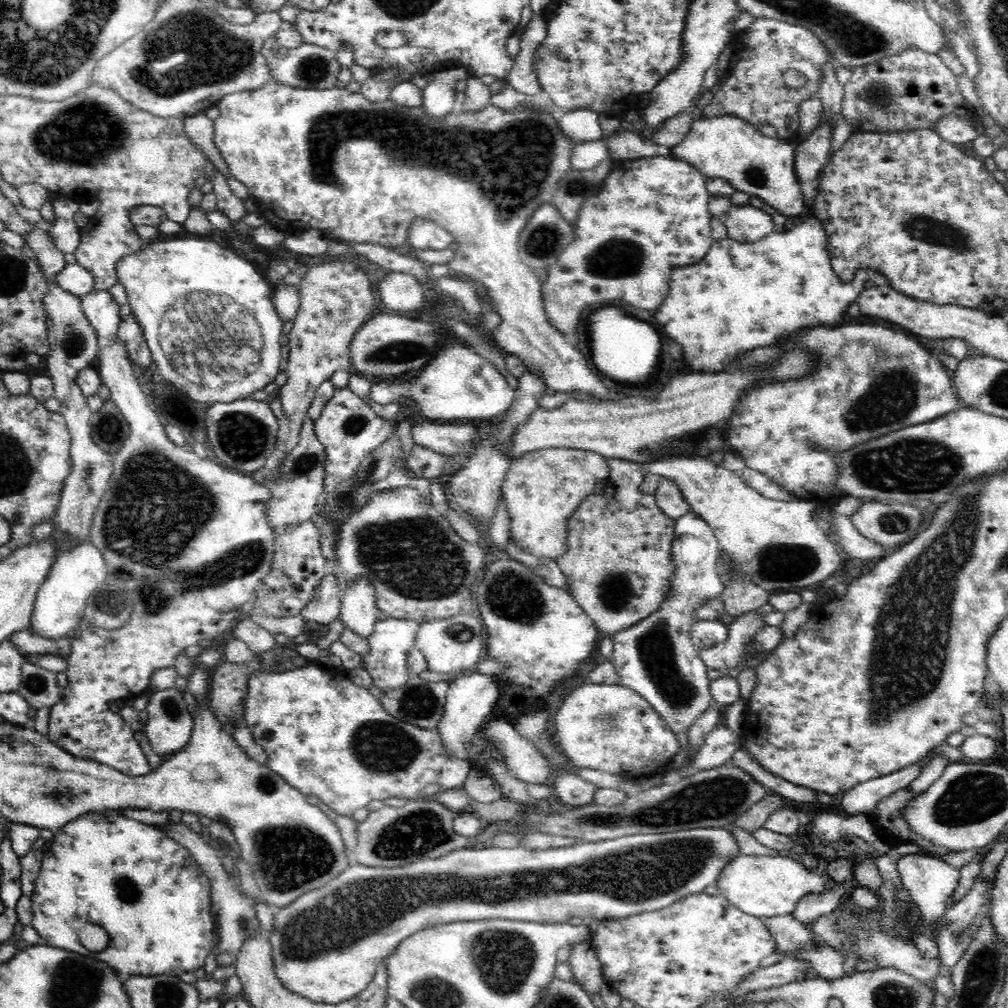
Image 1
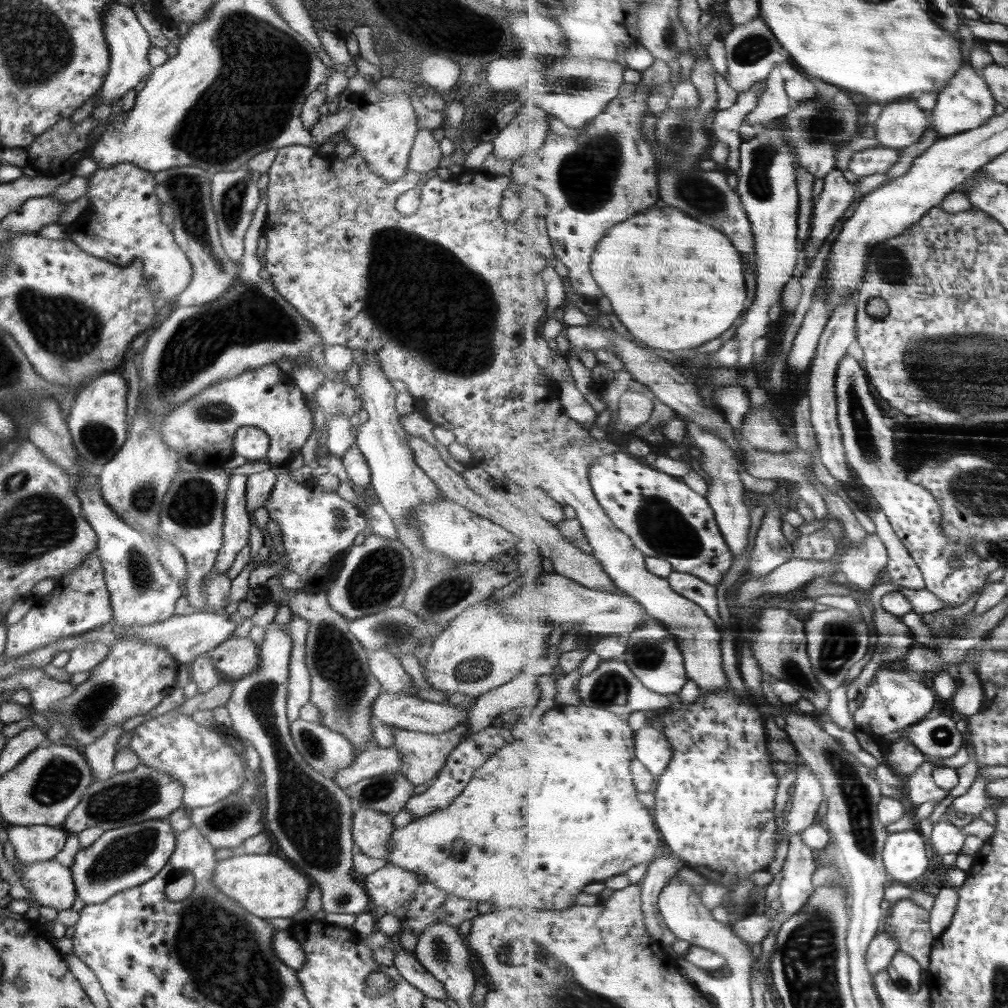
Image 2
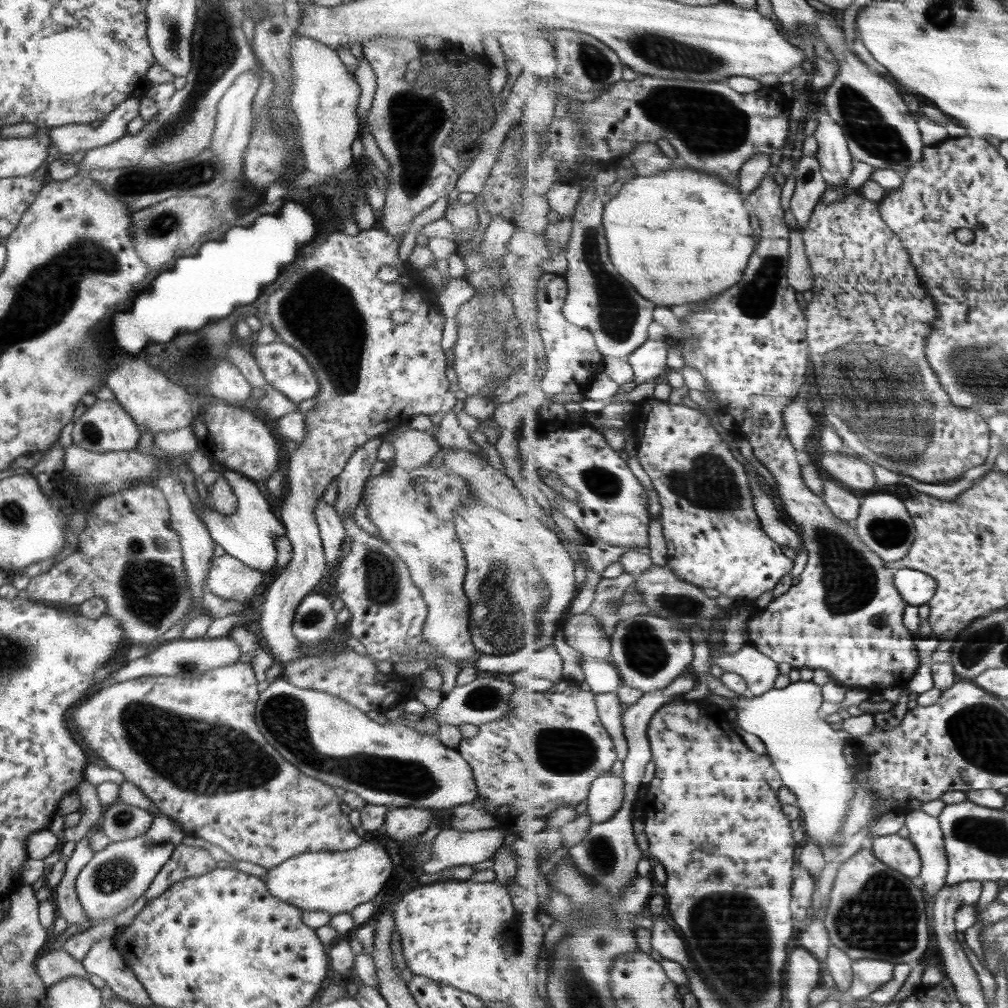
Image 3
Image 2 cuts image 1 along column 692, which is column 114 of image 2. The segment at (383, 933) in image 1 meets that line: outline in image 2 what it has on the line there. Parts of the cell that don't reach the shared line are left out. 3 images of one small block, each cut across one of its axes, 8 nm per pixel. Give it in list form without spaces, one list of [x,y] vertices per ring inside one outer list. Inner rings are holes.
[[[162,819],[145,820],[103,831],[94,844],[80,848],[70,866],[76,896],[82,898],[86,904],[100,904],[118,892],[135,888],[150,880],[164,868],[175,851],[176,835],[172,825]]]

